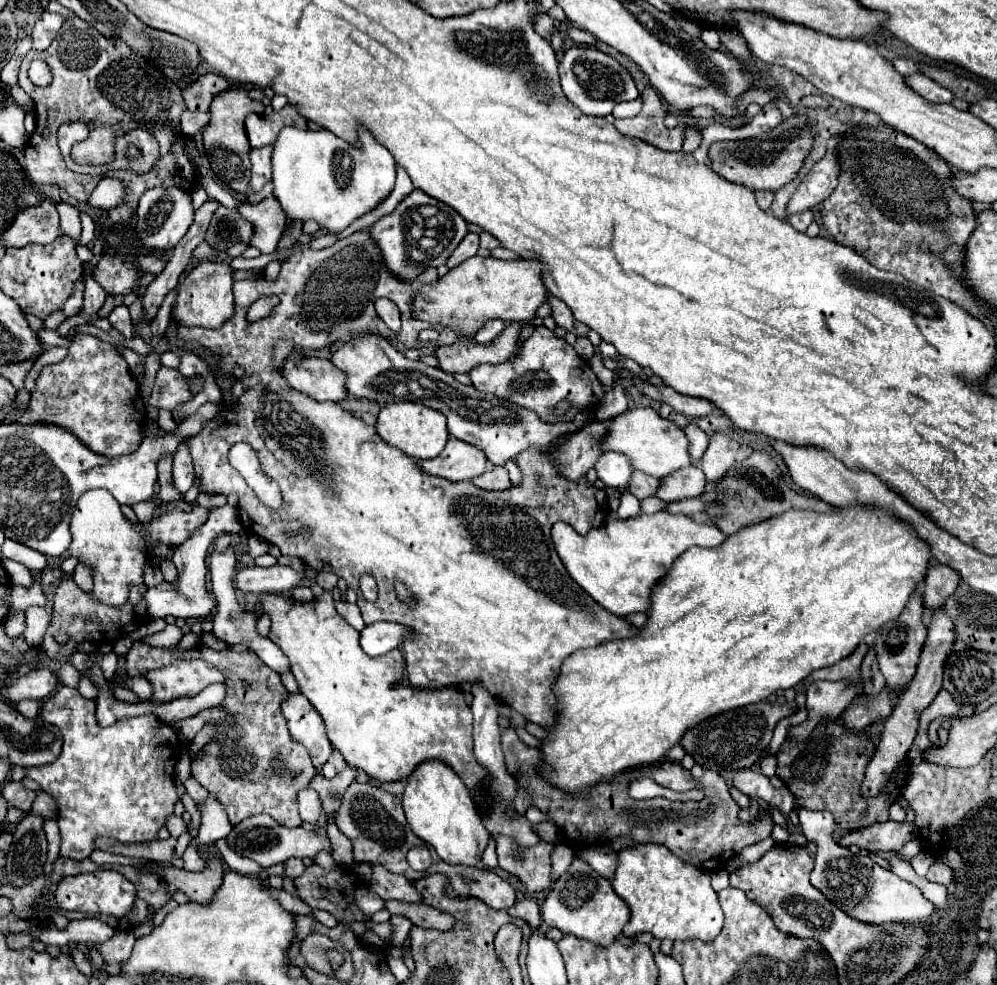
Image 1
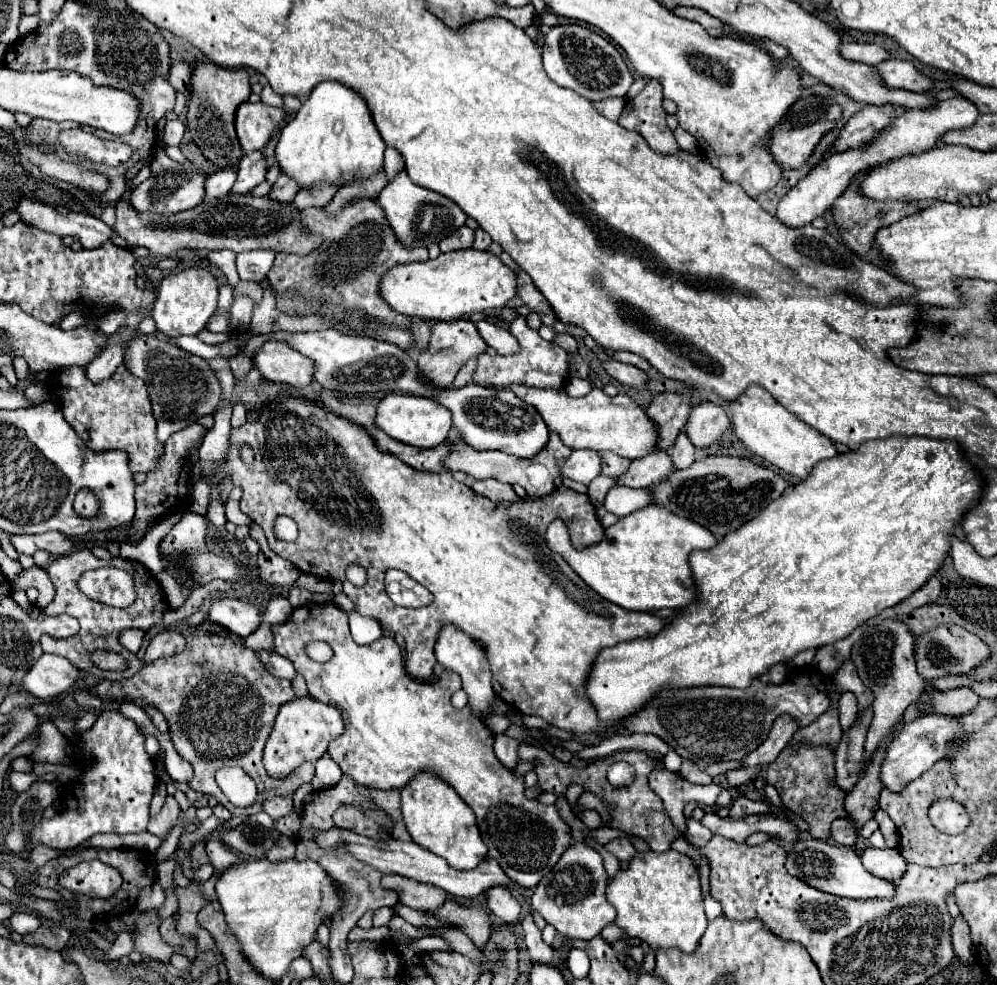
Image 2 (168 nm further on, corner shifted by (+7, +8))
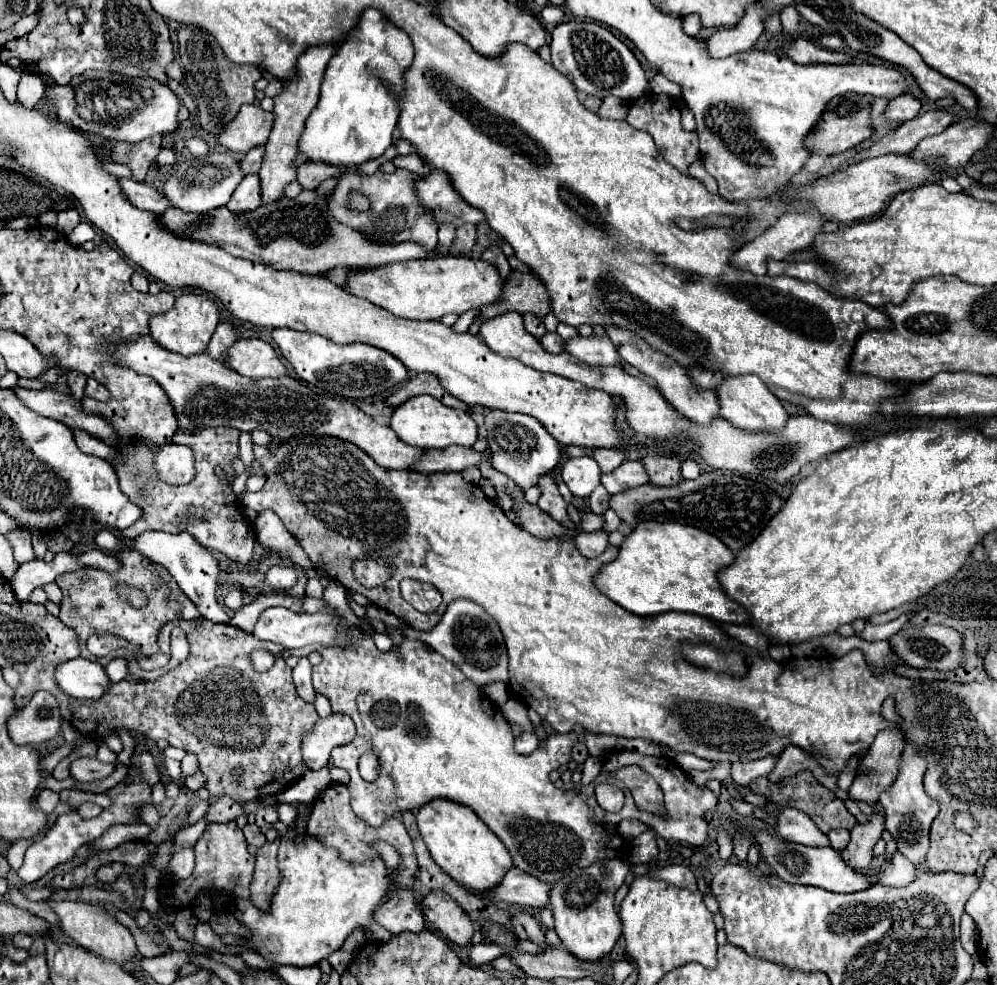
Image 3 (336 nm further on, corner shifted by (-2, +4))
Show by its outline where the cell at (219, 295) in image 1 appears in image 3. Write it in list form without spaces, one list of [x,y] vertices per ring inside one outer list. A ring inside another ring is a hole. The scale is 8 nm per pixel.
[[[183,293],[181,297],[177,297],[173,309],[151,317],[149,333],[161,347],[169,351],[175,351],[181,355],[195,355],[207,349],[217,323],[219,323],[219,307],[215,305],[211,297],[201,295],[201,293]]]

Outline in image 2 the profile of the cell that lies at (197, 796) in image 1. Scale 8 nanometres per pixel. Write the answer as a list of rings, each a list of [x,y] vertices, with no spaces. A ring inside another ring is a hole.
[[[168,733],[166,735],[158,735],[156,737],[160,741],[160,745],[164,747],[164,765],[166,765],[166,773],[174,779],[174,781],[184,781],[188,783],[190,781],[190,775],[192,775],[192,765],[182,759],[178,755],[178,751],[174,751],[174,745],[170,743],[170,737]]]

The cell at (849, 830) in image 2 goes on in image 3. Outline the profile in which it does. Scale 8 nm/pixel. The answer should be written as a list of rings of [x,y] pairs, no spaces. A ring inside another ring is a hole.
[[[833,829],[829,835],[829,841],[831,841],[831,847],[835,851],[843,851],[849,843],[849,831],[847,829]]]

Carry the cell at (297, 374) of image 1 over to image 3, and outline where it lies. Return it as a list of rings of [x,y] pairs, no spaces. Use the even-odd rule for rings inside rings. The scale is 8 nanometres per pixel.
[[[239,339],[229,351],[231,369],[245,377],[283,377],[287,369],[279,353],[261,339]]]

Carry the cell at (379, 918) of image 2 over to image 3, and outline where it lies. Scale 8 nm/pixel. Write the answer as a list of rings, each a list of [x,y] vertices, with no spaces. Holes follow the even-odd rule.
[[[399,887],[397,891],[393,891],[387,903],[377,907],[377,911],[373,913],[373,919],[393,935],[399,935],[405,931],[419,933],[425,929],[425,919],[415,901],[413,887]]]

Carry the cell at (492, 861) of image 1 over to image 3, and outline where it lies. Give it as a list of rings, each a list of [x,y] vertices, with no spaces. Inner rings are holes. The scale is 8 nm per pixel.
[[[507,869],[497,887],[485,893],[491,903],[507,903],[521,907],[543,907],[549,901],[549,883],[541,883],[539,879],[523,873],[521,869]]]

